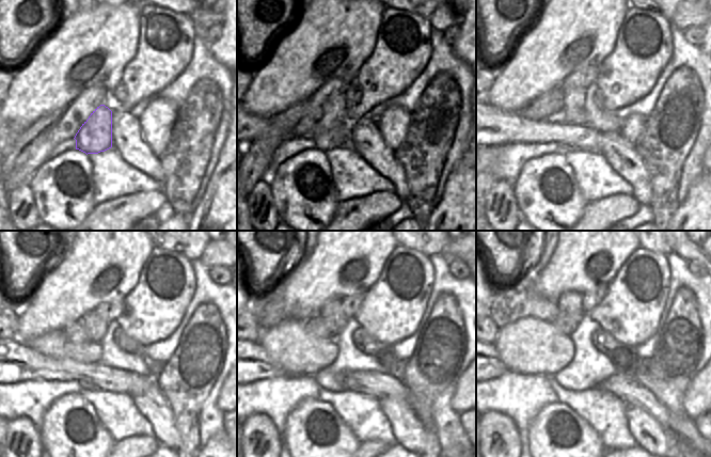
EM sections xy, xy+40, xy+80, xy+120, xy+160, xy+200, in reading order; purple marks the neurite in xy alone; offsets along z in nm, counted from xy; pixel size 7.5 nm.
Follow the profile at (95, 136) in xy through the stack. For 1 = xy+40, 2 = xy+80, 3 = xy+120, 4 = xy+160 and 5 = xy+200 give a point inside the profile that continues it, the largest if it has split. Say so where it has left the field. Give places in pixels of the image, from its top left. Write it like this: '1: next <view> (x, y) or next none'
1: next xy+40 (333, 130)
2: next xy+80 (573, 100)
3: next xy+120 (91, 328)
4: next xy+160 (330, 320)
5: next xy+200 (570, 313)

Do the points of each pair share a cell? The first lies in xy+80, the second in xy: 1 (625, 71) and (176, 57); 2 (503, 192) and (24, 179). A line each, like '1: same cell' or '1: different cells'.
1: same cell
2: different cells

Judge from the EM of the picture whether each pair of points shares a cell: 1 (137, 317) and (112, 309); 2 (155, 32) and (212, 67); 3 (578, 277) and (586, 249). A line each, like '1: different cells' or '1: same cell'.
1: different cells
2: different cells
3: same cell

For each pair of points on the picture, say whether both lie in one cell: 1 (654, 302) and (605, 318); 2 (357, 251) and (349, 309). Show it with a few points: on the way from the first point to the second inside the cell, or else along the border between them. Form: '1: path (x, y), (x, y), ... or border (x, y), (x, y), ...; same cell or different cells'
1: path (643, 302), (637, 302), (626, 313), (617, 314); same cell
2: border (363, 292), (357, 295), (348, 295), (342, 300); different cells

